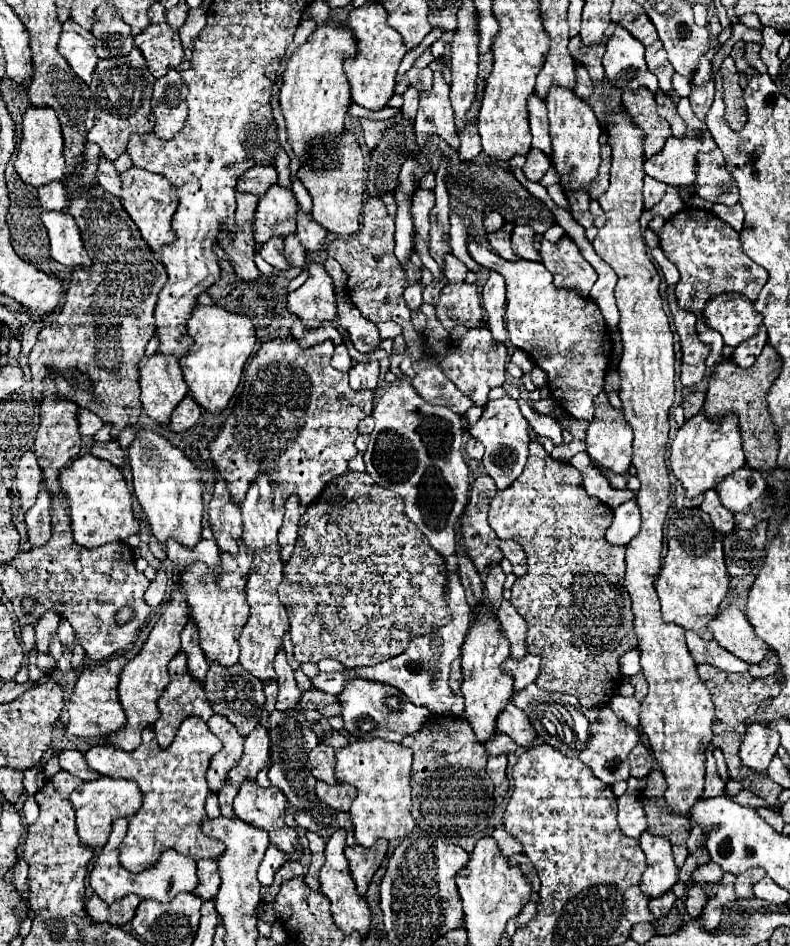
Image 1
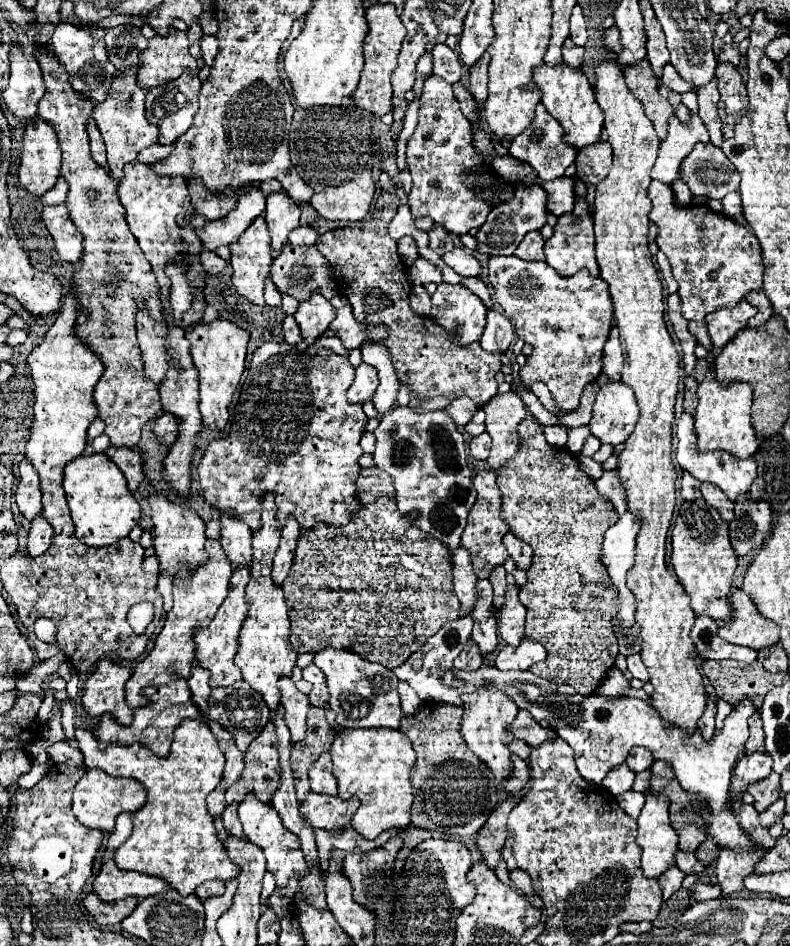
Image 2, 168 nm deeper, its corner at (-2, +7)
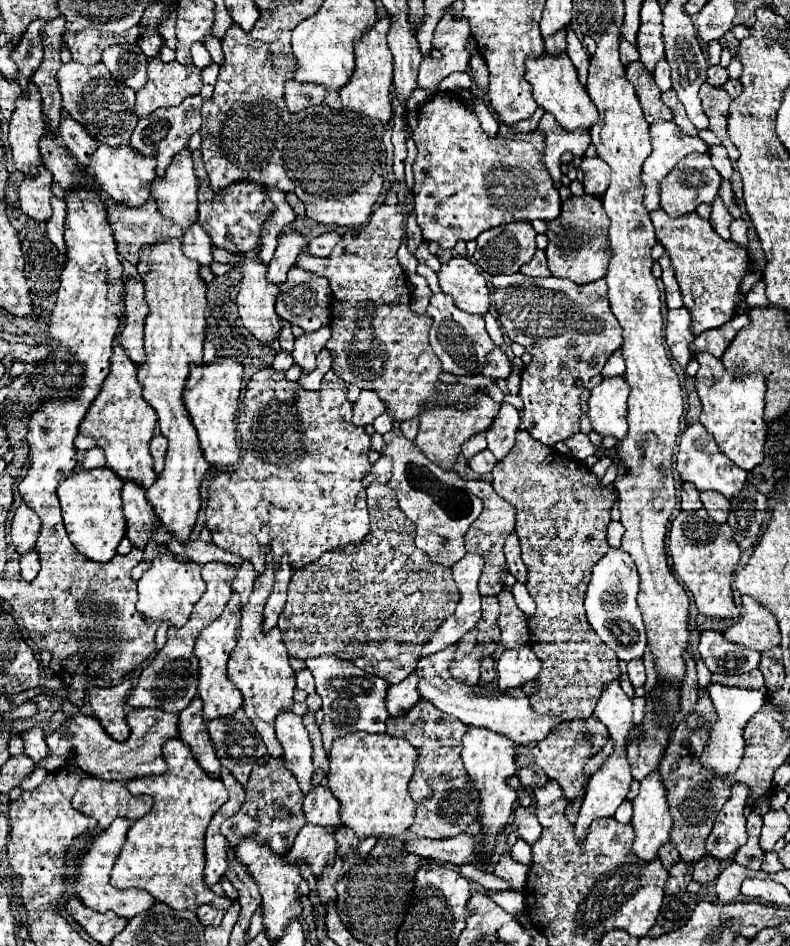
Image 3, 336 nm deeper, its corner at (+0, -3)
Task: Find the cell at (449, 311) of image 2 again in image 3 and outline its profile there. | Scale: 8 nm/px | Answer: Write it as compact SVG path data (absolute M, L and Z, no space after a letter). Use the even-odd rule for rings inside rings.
M434 293L430 297L426 313L434 319L430 329L430 345L442 361L442 369L454 375L480 375L486 367L486 357L494 351L494 343L486 333L484 319L458 311L458 307L454 307L444 293Z

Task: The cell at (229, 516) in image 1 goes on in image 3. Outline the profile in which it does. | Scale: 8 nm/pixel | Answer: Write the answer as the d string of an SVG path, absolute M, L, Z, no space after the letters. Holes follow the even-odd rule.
M244 561L242 567L238 567L238 575L236 575L234 583L232 583L232 589L240 595L240 609L244 609L244 605L246 605L248 599L250 599L254 579L256 579L254 567L252 567L248 561Z

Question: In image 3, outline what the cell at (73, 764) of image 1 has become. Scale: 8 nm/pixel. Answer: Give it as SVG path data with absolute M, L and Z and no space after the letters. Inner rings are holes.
M32 727L30 731L20 731L18 733L24 741L24 753L32 757L34 763L40 763L48 755L48 745L44 741L44 731L38 727Z

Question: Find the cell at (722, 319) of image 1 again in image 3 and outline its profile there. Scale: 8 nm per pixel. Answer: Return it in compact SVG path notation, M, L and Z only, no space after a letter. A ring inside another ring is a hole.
M736 315L734 321L728 321L726 325L722 325L722 329L710 329L710 333L700 333L696 341L690 345L690 351L694 355L710 353L716 359L722 359L724 351L730 347L738 331L742 331L748 323L748 315Z

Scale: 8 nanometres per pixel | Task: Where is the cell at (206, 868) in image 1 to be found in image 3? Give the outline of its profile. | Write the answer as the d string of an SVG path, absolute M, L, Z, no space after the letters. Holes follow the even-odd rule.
M202 905L202 907L196 911L196 915L198 915L198 921L200 921L202 925L220 925L220 923L222 923L222 917L224 917L222 911L210 909L208 905Z

